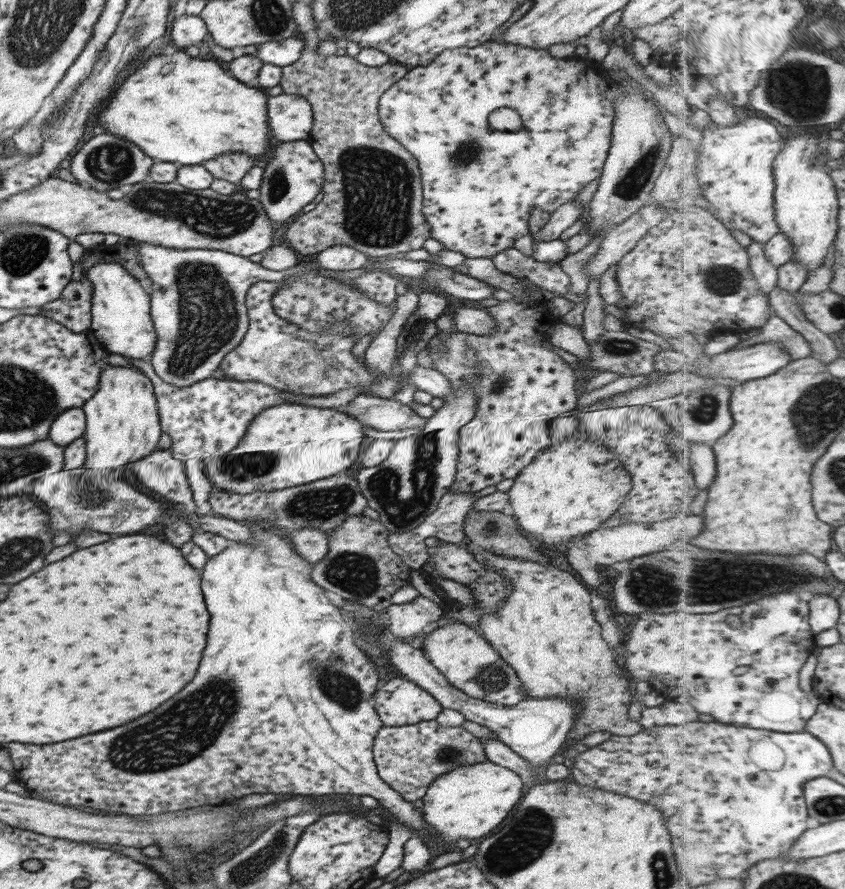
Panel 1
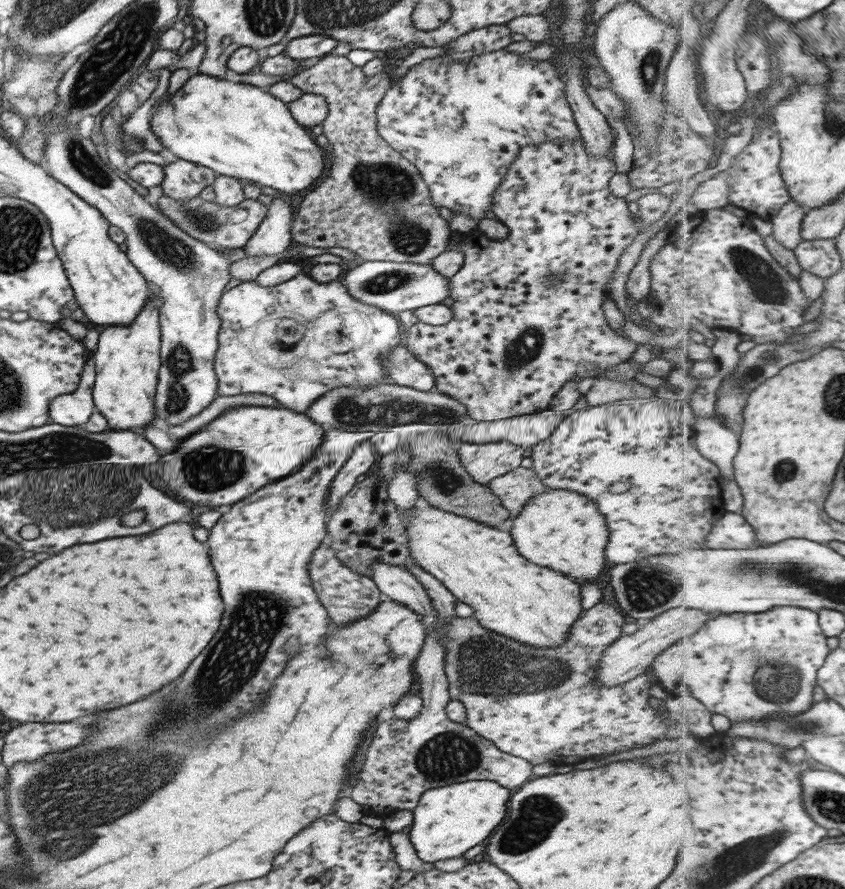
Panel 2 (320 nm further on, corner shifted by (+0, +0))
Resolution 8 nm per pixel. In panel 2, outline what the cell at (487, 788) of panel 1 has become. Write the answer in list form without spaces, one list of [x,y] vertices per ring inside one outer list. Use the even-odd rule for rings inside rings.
[[[467,780],[425,790],[411,810],[412,823],[407,832],[417,858],[425,864],[432,864],[437,860],[462,856],[465,850],[479,844],[506,815],[509,791],[491,780]]]

